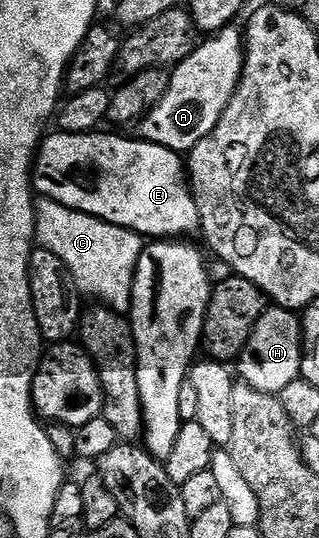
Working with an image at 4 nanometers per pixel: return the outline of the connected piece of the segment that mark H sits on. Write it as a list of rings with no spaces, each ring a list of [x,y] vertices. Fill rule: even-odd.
[[[267,307],[242,348],[242,354],[236,361],[236,372],[241,383],[261,392],[281,394],[288,382],[297,380],[302,375],[301,319],[291,309]]]

